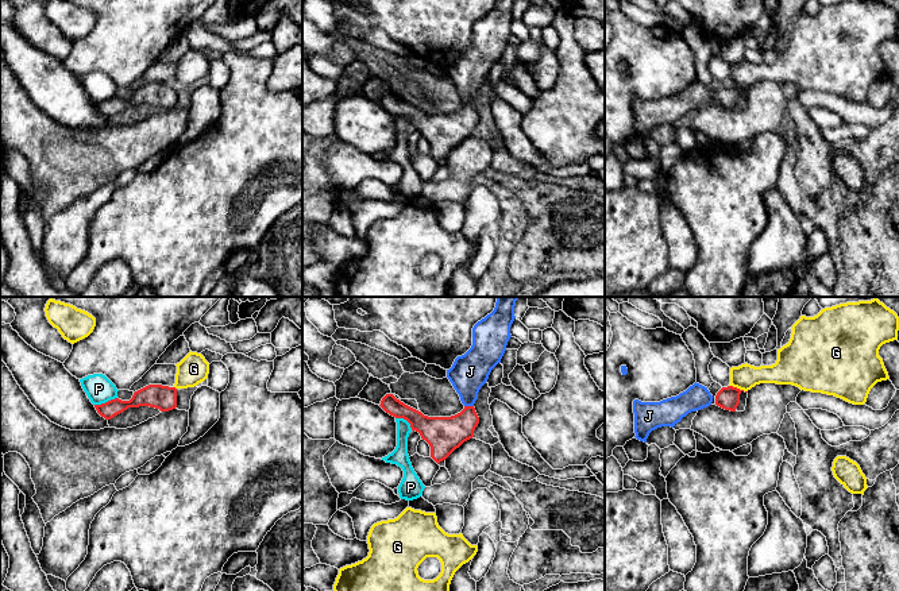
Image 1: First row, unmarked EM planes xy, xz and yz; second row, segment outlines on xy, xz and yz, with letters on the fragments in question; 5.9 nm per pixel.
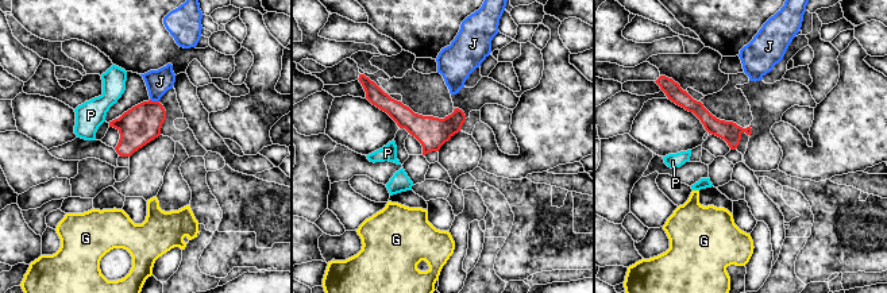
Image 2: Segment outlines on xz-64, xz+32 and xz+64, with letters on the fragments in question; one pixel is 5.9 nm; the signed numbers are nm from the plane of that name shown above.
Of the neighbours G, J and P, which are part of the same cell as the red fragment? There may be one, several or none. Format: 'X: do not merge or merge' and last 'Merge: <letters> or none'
G: do not merge
J: merge
P: do not merge
Merge: J

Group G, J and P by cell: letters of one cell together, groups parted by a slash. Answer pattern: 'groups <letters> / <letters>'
groups G / J / P

